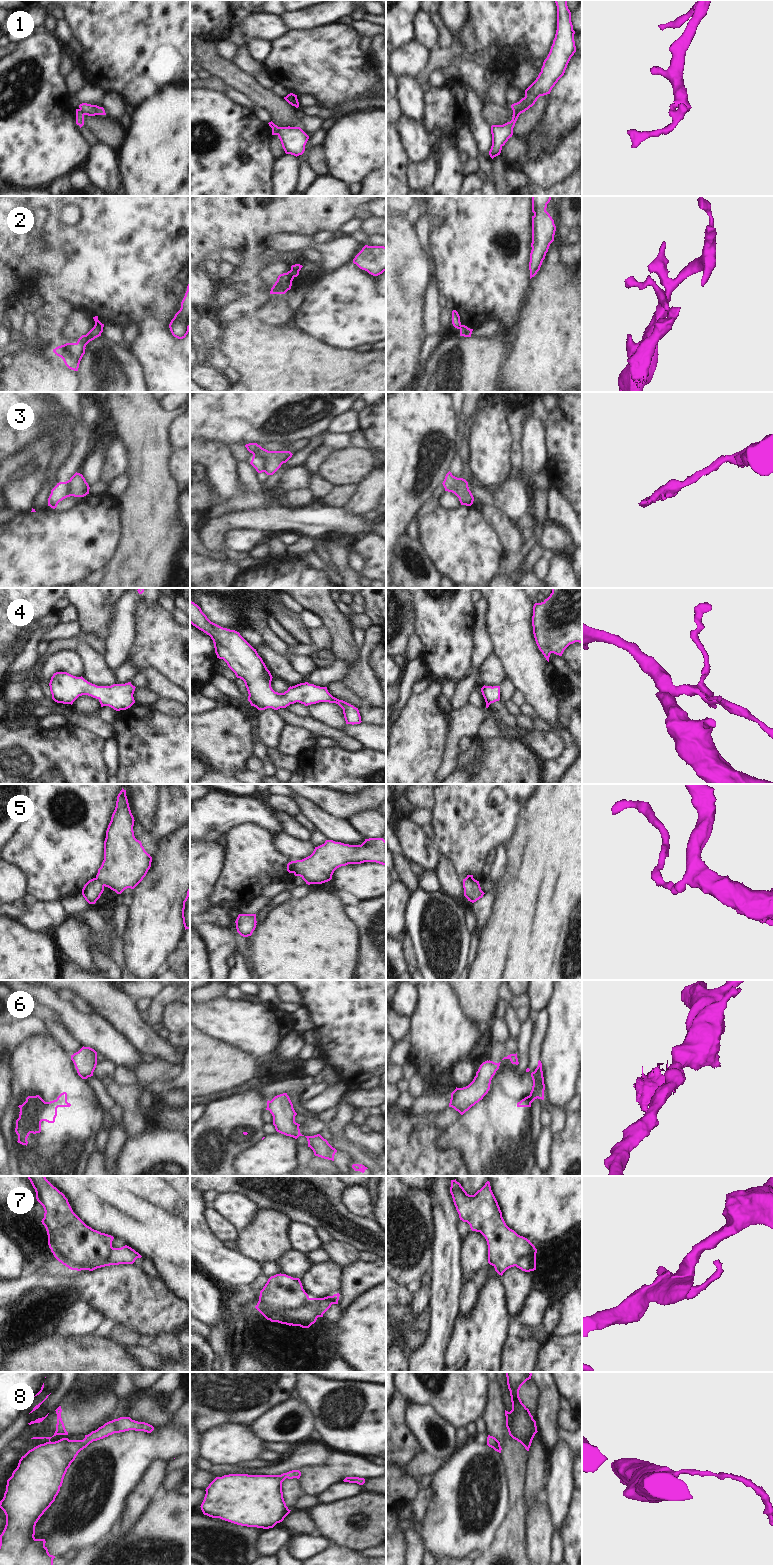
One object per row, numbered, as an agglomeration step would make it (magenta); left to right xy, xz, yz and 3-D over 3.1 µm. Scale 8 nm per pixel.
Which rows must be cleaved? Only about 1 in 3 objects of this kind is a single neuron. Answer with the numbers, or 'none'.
1, 2, 3, 5, 6, 7

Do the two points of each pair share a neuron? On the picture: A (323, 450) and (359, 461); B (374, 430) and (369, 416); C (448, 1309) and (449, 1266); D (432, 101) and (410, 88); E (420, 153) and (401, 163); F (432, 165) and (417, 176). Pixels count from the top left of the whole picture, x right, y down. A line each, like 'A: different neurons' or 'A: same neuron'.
A: different neurons
B: same neuron
C: same neuron
D: different neurons
E: different neurons
F: same neuron

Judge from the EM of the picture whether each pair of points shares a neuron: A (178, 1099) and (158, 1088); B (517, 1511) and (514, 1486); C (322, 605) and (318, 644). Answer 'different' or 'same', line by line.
A: different
B: same
C: different

